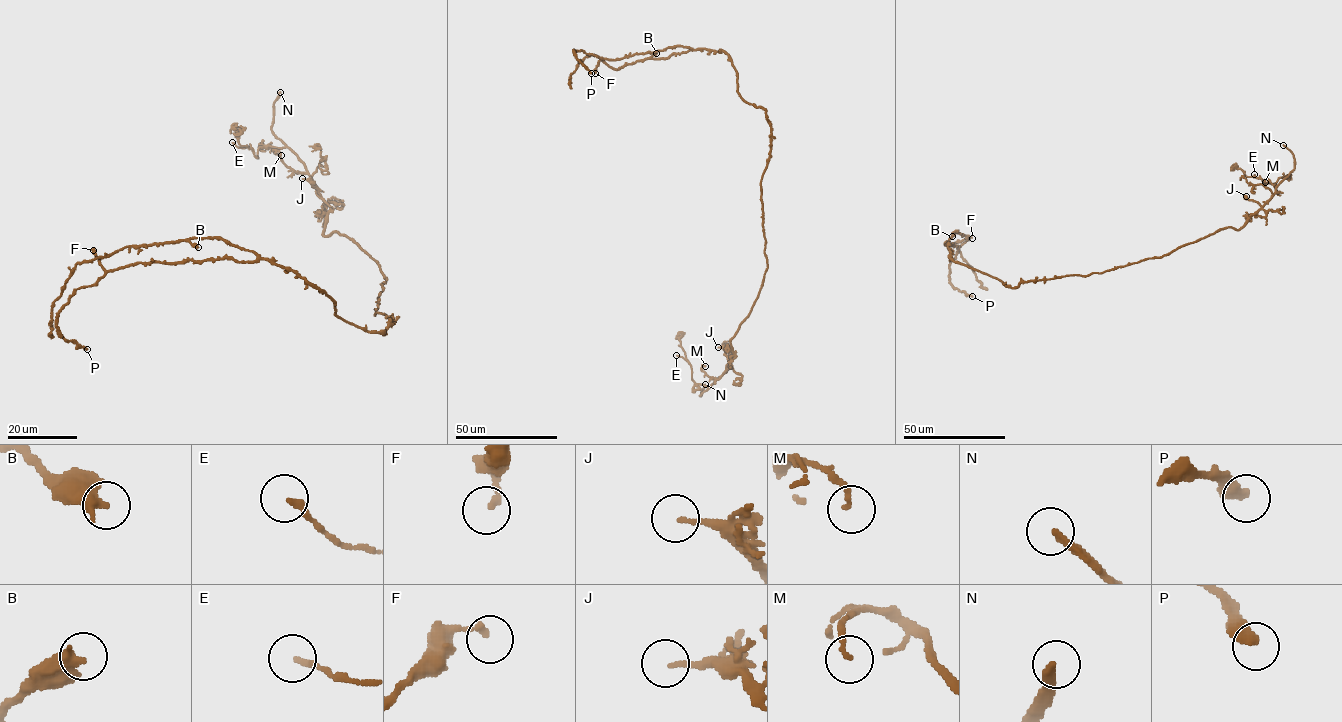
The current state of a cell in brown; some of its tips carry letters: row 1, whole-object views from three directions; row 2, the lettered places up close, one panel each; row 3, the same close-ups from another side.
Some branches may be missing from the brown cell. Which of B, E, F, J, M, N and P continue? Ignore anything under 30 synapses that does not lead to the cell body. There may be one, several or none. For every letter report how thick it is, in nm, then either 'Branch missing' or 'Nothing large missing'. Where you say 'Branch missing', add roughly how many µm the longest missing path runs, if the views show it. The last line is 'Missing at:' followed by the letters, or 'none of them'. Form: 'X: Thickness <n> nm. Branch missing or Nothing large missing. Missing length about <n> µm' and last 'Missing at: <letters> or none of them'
B: Thickness 500 nm. Nothing large missing
E: Thickness 190 nm. Nothing large missing
F: Thickness 190 nm. Nothing large missing
J: Thickness 150 nm. Nothing large missing
M: Thickness 150 nm. Nothing large missing
N: Thickness 280 nm. Branch missing. Missing length about 10 µm
P: Thickness 400 nm. Nothing large missing
Missing at: N

